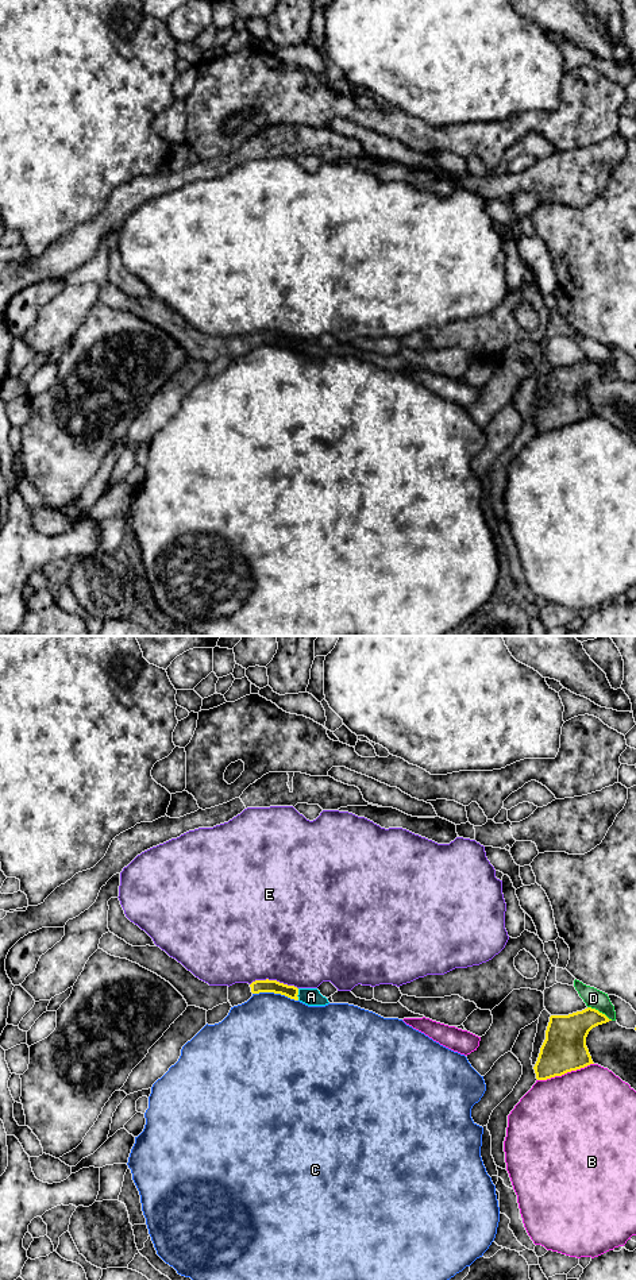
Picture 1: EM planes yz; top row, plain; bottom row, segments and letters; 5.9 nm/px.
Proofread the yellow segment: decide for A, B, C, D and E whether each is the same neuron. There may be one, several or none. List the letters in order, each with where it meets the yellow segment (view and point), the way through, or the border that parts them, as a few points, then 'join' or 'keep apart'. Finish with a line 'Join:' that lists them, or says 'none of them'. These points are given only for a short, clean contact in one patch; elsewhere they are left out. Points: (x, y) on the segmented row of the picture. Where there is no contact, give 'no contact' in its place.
A: meets yellow in yz at (297, 994); border along yz (299, 989), (297, 999); keep apart
B: meets yellow in yz at (565, 1072); keep apart
C: meets yellow in yz at (276, 993); keep apart
D: meets yellow in yz at (598, 1011); keep apart
E: meets yellow in yz at (274, 980); keep apart
Join: none of them

